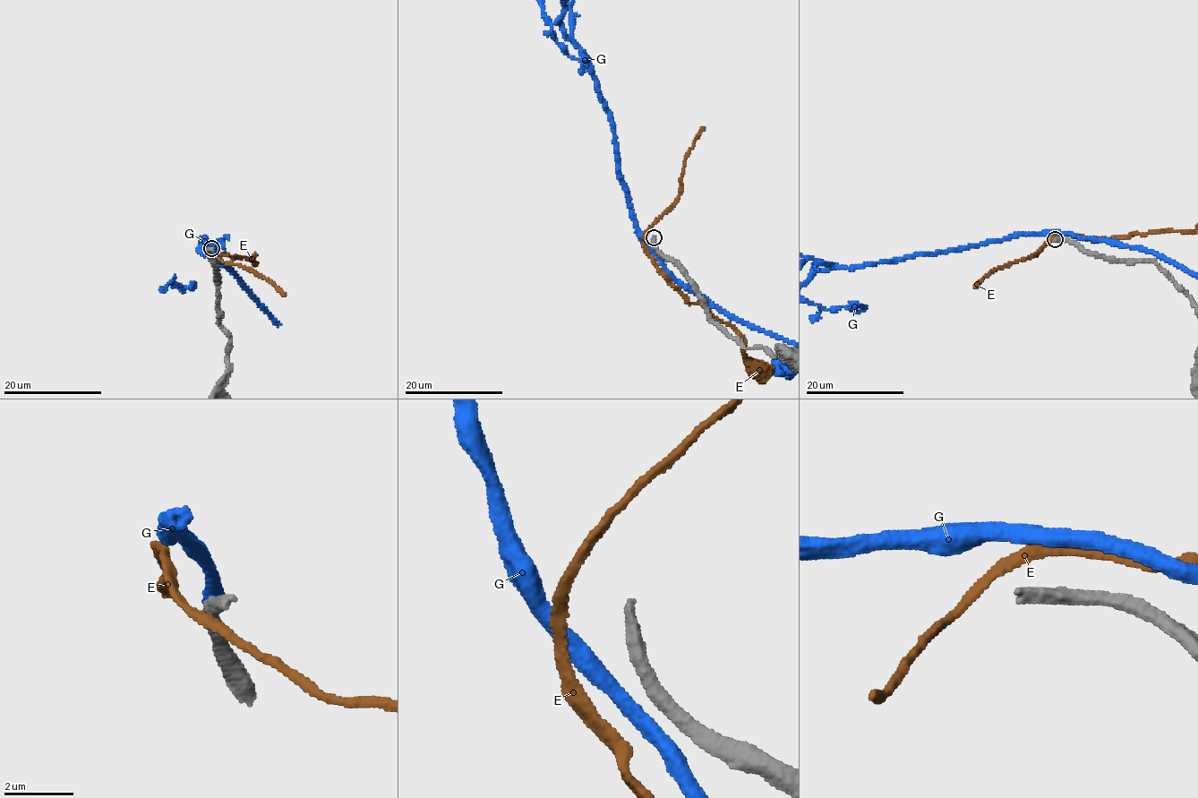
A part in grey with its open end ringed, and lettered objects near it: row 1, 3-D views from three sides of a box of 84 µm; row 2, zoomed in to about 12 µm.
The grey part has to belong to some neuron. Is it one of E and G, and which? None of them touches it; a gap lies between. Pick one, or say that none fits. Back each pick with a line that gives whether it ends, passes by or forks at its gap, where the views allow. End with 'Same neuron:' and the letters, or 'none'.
Same neuron: none

